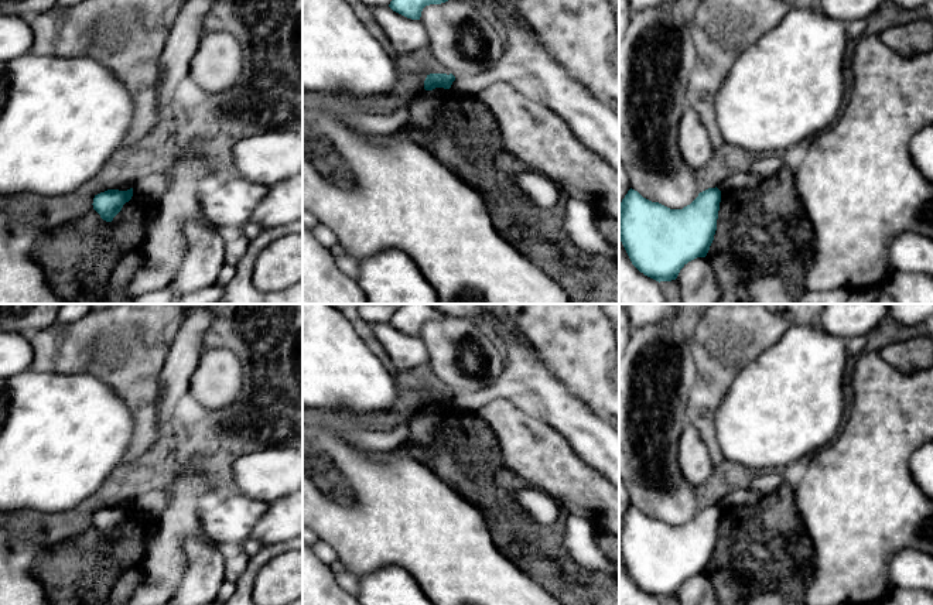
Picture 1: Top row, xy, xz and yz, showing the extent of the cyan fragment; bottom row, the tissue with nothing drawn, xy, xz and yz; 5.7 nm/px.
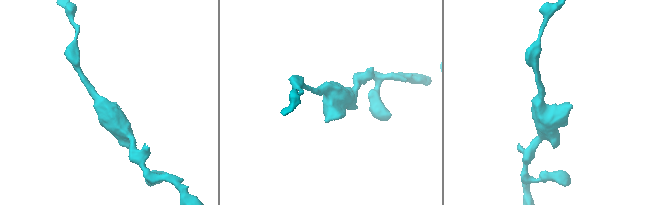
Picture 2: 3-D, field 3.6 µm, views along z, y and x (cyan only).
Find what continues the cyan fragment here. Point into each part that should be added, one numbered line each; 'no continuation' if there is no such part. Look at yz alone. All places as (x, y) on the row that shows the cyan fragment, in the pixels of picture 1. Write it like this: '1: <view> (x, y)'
no continuation

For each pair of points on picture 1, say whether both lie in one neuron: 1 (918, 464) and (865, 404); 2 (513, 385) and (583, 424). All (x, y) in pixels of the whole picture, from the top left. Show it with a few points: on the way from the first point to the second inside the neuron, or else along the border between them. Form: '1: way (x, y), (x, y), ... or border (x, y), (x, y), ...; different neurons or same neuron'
1: border (918, 448), (909, 460), (909, 471), (918, 486); different neurons
2: way (530, 385), (535, 385), (566, 413); same neuron

